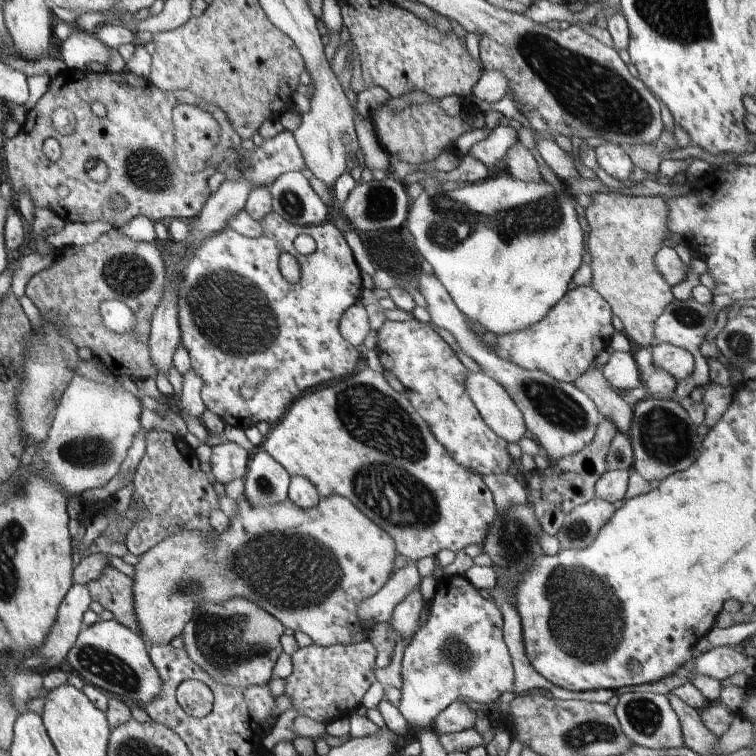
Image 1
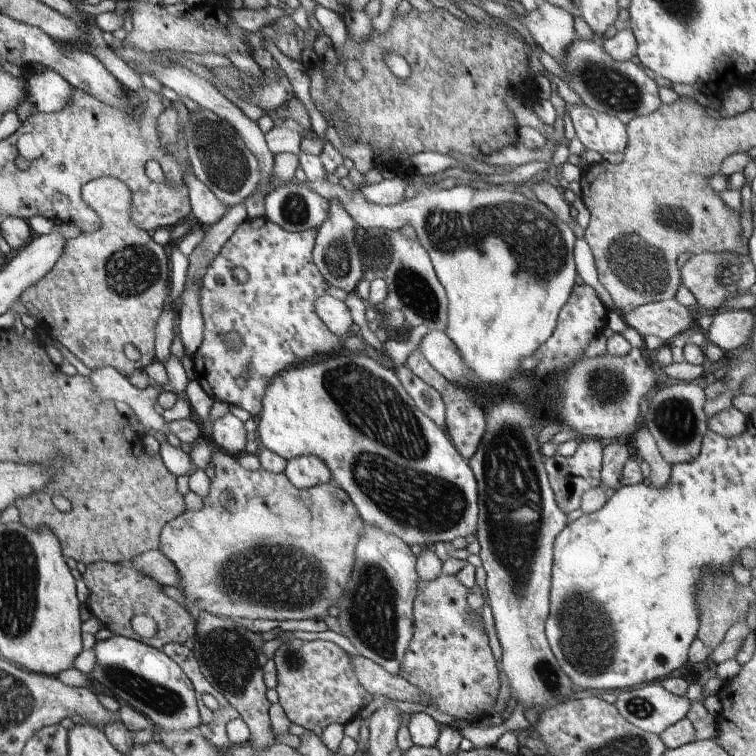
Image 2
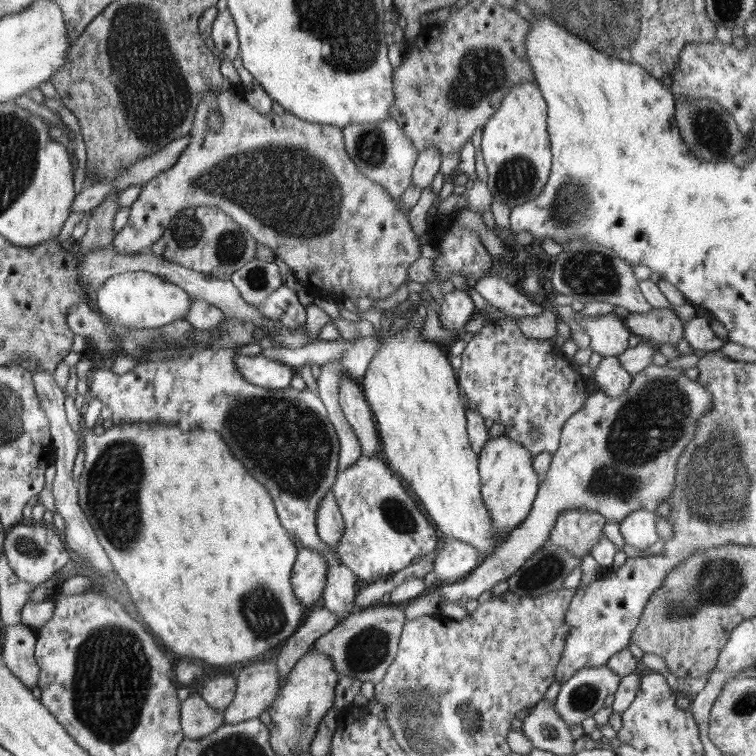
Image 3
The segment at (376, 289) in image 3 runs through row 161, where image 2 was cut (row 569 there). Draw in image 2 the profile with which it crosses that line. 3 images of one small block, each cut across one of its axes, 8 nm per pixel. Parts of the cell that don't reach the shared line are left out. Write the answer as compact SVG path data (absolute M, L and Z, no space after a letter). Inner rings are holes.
M215 448L213 456L213 478L209 484L209 492L203 496L203 504L199 510L183 510L179 518L167 522L161 534L159 552L173 562L181 576L181 592L193 600L189 606L197 612L195 604L211 612L211 616L223 618L229 614L233 618L239 616L233 610L221 610L223 598L231 604L243 604L243 616L255 620L309 620L327 616L329 606L337 606L341 598L341 590L349 580L349 572L353 566L353 550L359 538L361 518L353 508L353 502L337 490L335 486L321 484L307 490L295 488L285 474L273 474L265 468L247 470L239 464L239 456L227 454Z

